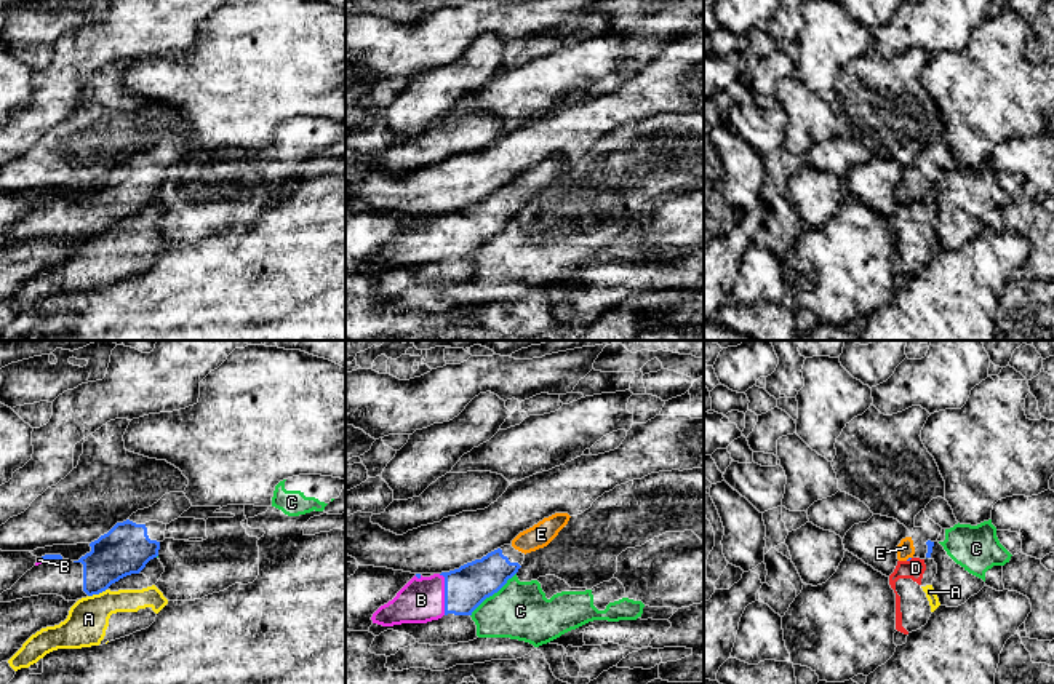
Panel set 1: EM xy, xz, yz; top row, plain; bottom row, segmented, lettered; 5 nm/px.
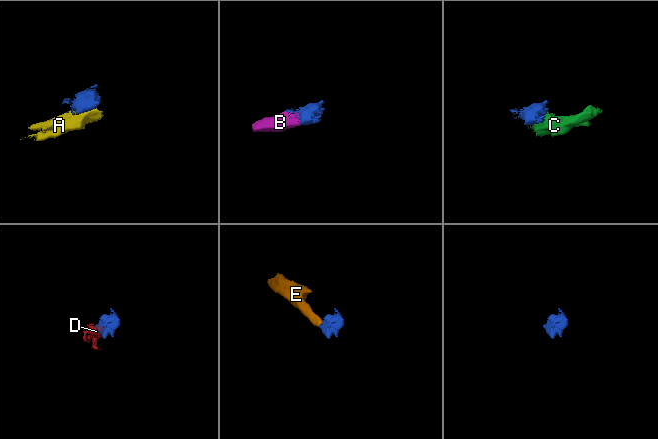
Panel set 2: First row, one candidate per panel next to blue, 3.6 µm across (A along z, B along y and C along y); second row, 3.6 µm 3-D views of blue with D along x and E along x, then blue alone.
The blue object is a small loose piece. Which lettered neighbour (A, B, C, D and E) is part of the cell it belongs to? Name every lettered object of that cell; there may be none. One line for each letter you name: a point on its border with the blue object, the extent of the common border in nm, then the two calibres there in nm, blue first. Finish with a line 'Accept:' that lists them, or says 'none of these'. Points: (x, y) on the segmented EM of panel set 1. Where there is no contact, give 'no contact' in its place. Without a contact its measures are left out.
B: xz (445, 593) | 220 nm | 220/220 nm
E: yz (909, 558) | 40 nm | 20/90 nm
Accept: B, E

